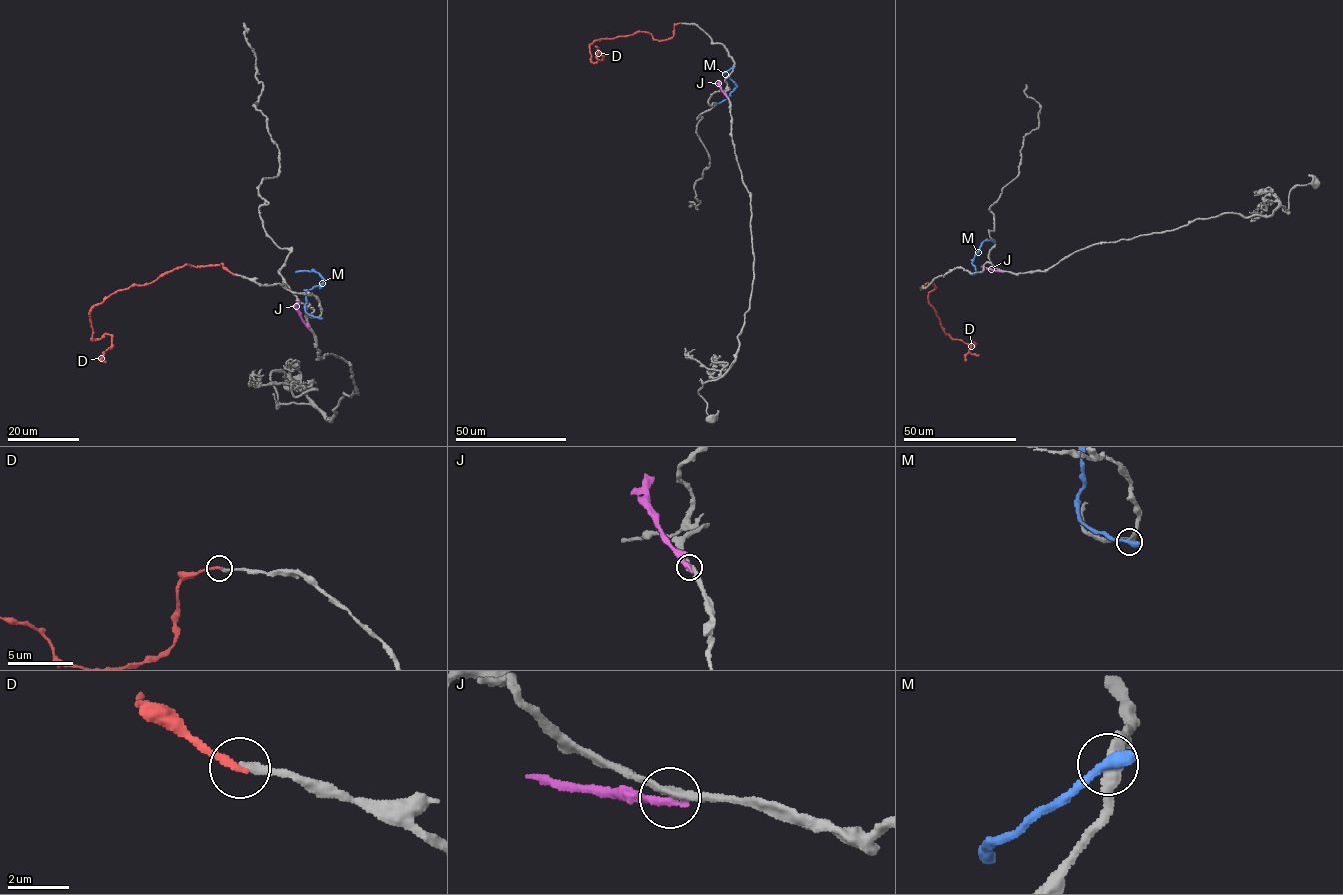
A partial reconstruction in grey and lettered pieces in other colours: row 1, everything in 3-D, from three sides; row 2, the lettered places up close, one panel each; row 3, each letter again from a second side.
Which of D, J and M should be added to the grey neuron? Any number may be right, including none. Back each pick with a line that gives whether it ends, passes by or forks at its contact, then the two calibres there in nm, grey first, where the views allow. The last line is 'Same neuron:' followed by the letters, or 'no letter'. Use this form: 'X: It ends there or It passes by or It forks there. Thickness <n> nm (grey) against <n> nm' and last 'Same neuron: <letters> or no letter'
Same neuron: no letter

